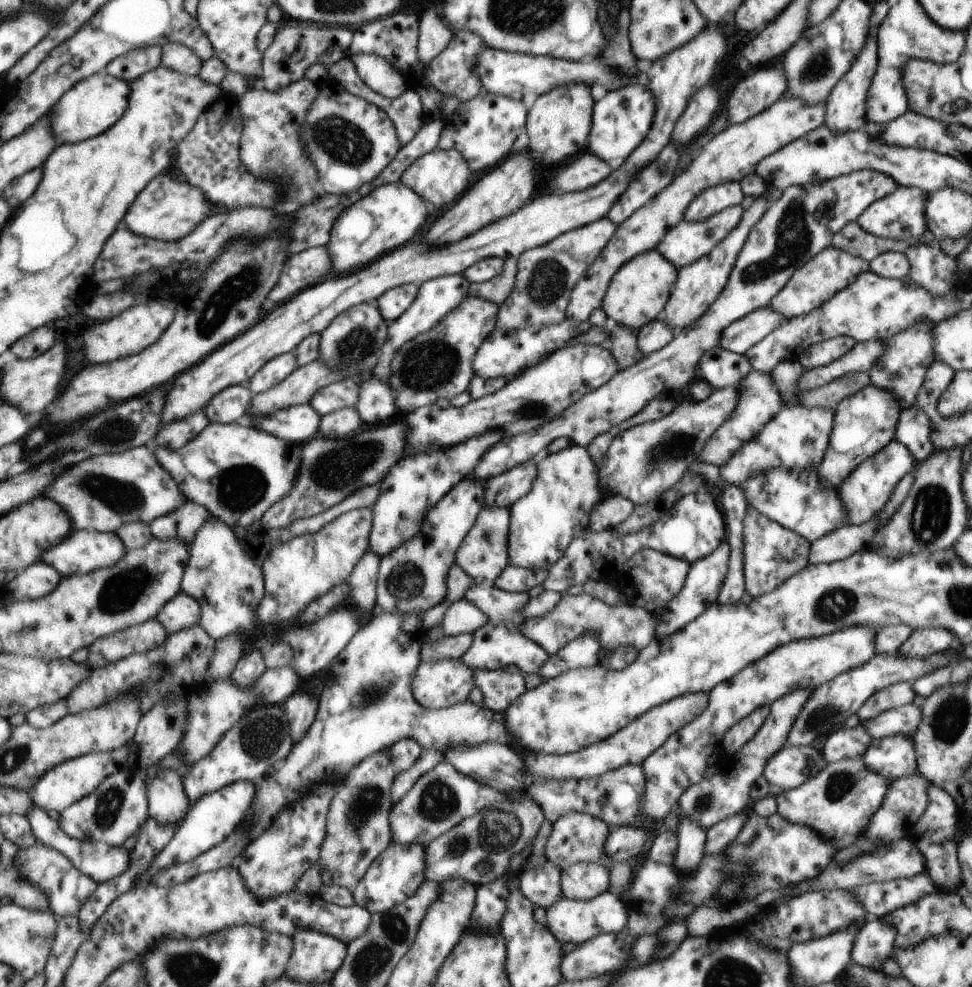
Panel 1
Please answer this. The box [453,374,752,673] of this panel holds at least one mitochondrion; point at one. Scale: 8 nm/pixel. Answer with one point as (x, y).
(673, 442)

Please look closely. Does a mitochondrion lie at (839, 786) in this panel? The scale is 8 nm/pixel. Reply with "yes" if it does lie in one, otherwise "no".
yes

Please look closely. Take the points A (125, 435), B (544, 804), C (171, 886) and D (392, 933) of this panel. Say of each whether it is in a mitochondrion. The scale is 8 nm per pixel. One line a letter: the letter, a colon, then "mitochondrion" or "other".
A: mitochondrion
B: other
C: other
D: mitochondrion

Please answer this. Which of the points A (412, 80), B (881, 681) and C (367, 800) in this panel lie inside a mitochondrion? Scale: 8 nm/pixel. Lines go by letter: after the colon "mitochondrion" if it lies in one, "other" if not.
A: other
B: other
C: mitochondrion

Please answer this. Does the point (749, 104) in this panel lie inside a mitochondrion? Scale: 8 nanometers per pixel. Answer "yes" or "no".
no

